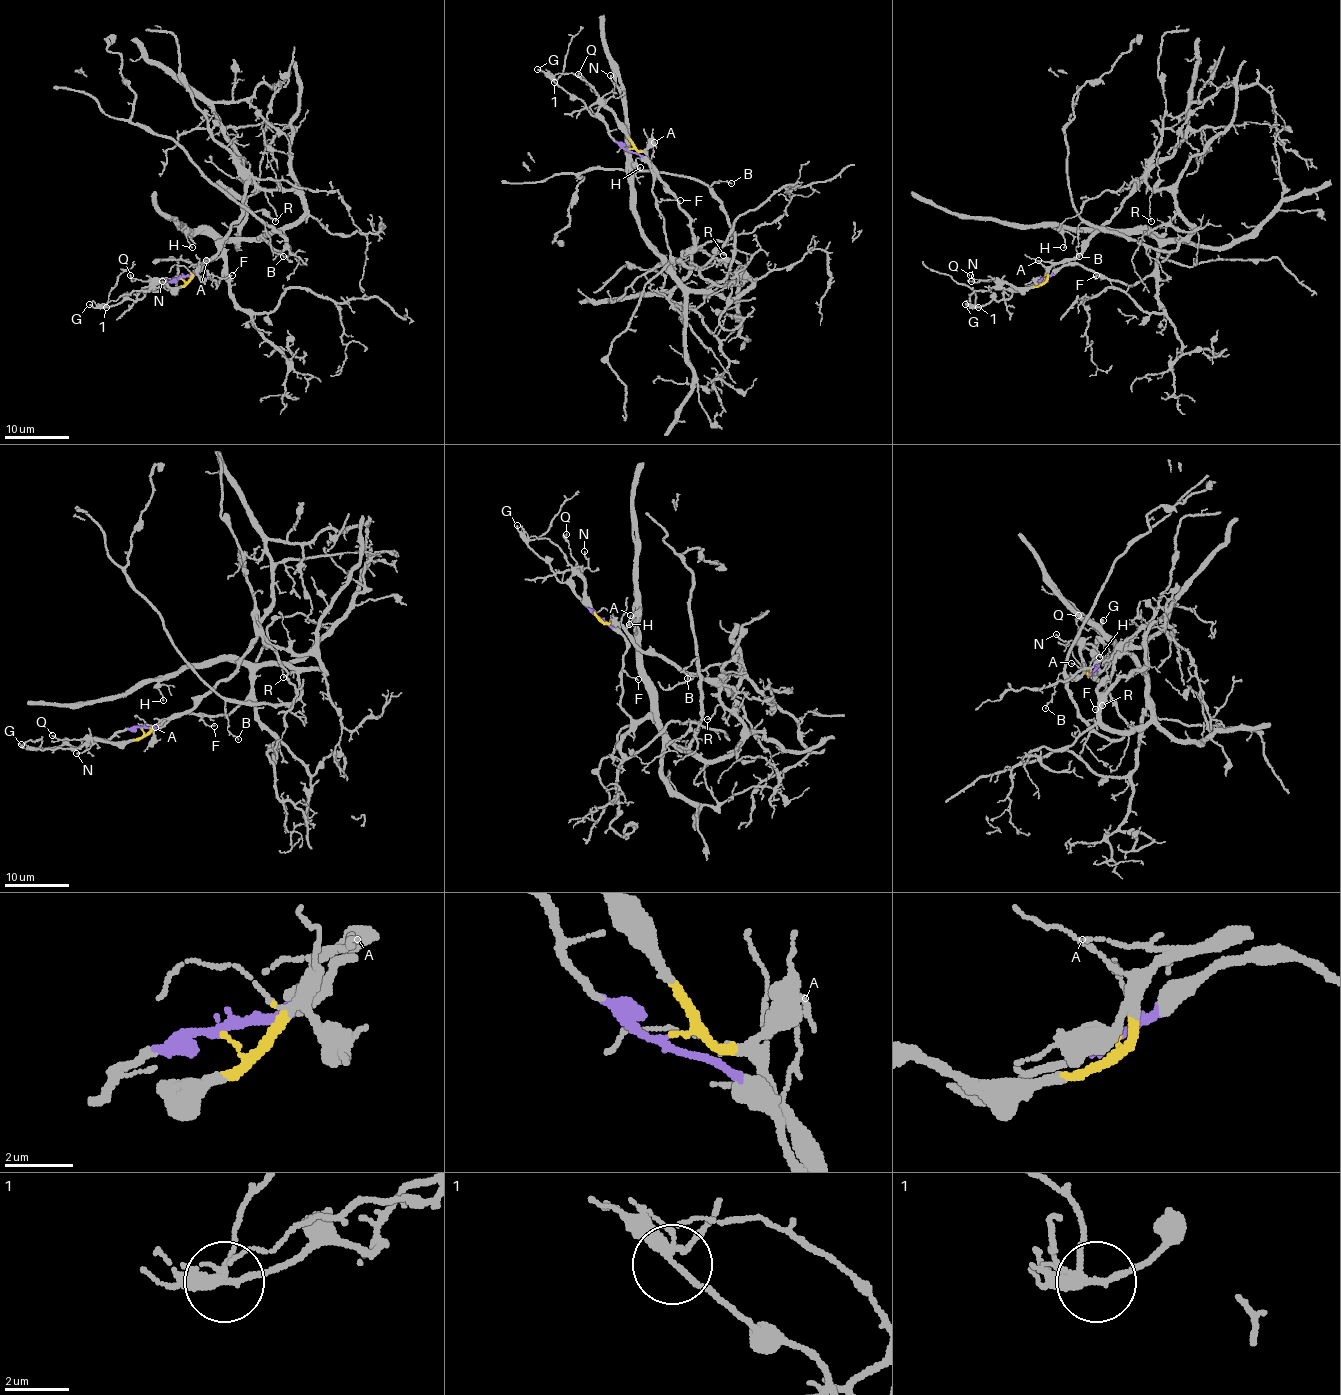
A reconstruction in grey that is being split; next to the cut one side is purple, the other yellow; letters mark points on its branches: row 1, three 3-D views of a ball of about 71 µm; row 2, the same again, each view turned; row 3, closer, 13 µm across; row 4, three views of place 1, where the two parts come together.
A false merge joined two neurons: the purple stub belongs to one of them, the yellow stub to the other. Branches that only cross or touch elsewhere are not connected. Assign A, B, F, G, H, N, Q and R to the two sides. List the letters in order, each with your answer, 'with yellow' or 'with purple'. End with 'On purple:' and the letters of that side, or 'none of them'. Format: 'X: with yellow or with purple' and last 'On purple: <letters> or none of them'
A: with yellow
B: with purple
F: with purple
G: with purple
H: with purple
N: with yellow
Q: with yellow
R: with purple
On purple: B, F, G, H, R

